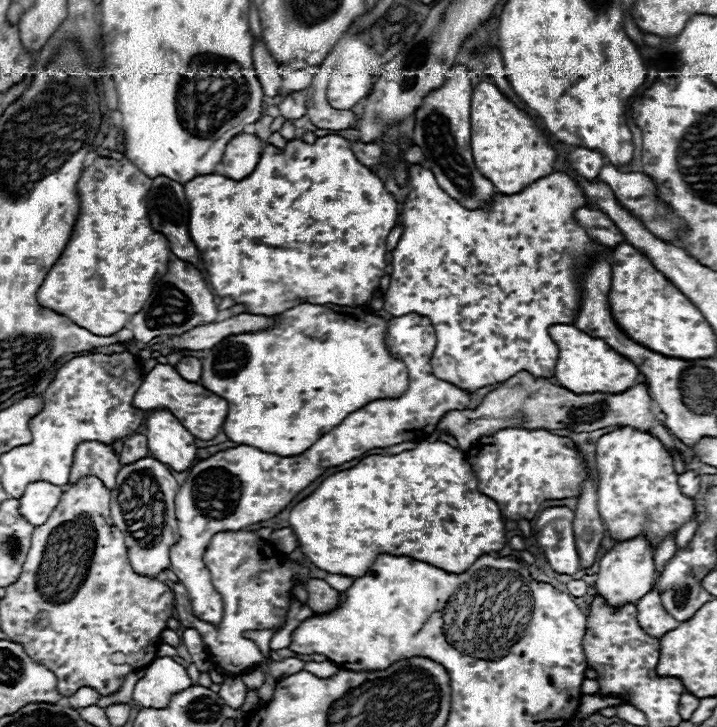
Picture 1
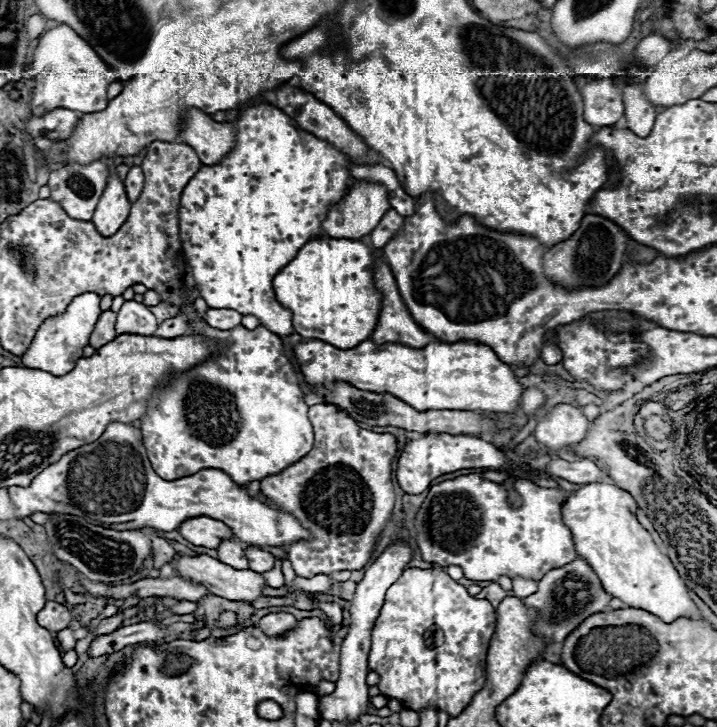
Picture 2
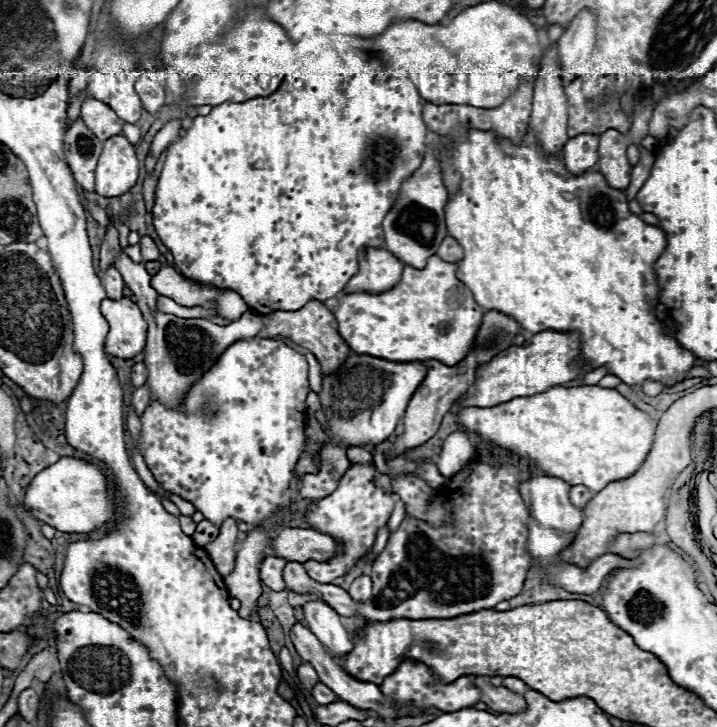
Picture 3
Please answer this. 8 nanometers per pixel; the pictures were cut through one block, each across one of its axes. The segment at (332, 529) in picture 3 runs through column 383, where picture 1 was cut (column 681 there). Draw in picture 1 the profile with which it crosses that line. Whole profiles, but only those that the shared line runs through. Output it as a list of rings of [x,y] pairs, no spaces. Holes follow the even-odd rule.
[[[626,426],[600,436],[596,442],[596,472],[598,514],[616,542],[644,534],[656,550],[668,534],[676,536],[696,512],[694,500],[682,494],[678,486],[680,474],[674,470],[670,452],[650,432]]]

